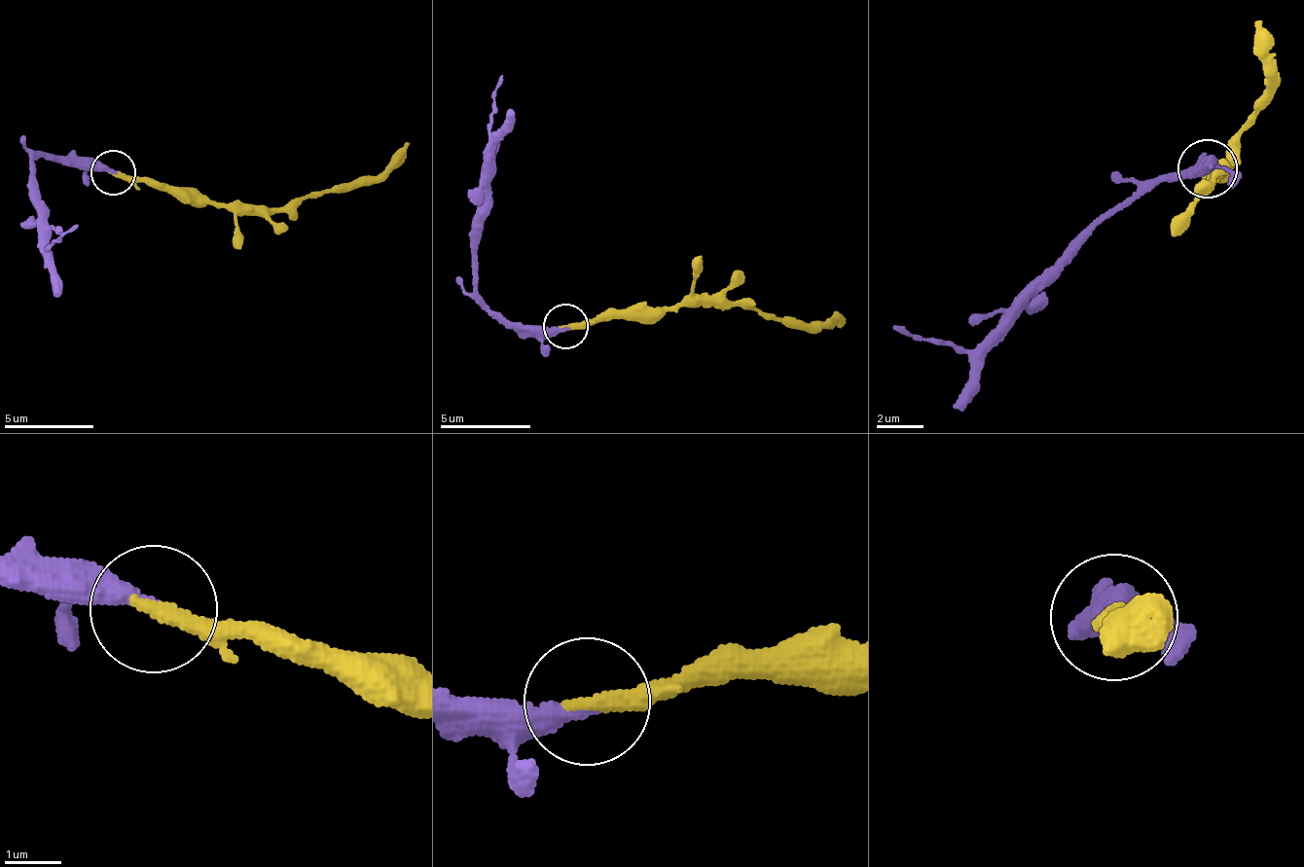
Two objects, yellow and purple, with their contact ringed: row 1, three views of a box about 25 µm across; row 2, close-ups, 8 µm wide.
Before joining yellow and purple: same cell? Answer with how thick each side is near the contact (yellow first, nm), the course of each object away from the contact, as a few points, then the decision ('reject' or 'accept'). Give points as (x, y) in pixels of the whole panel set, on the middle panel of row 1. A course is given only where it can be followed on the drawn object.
320/320 nm | yellow via (564, 325), (651, 318), (668, 307), (748, 307), (778, 319), (828, 328), (843, 314) | purple via (564, 329), (506, 323), (477, 288), (495, 91), (502, 77) | accept

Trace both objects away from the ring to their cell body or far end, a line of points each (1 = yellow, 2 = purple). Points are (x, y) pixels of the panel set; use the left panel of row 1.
1: (112, 173), (197, 190), (212, 201), (292, 210), (325, 192), (369, 186), (409, 143)
2: (111, 174), (55, 161), (34, 161), (49, 251), (78, 224)

